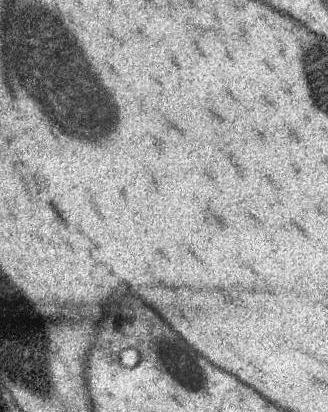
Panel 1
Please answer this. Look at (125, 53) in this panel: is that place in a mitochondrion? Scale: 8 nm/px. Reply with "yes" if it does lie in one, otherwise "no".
no

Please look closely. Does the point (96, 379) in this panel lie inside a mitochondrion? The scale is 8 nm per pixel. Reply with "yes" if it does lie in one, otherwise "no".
no

